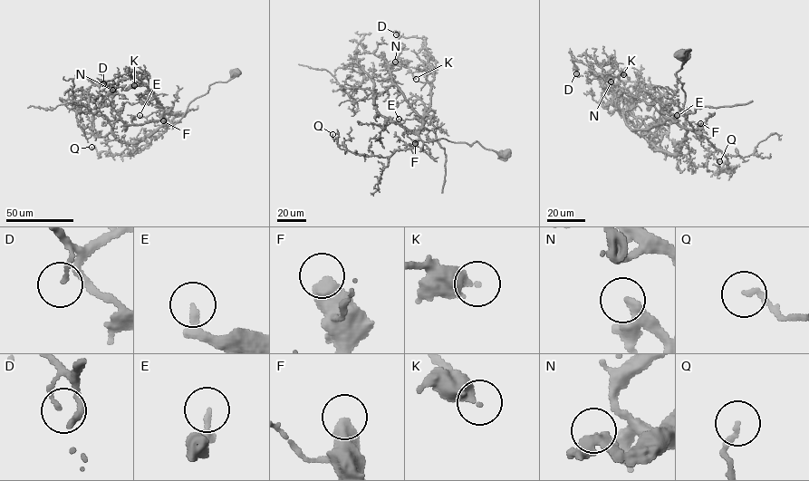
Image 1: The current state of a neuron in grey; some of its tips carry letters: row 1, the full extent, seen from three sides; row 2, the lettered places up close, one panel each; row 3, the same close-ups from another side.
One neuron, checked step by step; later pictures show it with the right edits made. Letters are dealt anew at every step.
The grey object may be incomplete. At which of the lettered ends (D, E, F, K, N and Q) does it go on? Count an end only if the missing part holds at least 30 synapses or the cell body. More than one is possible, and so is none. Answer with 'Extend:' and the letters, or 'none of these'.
Extend: none of these

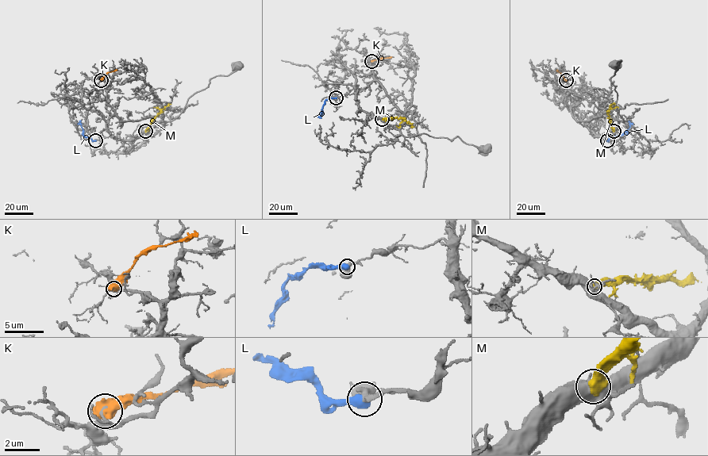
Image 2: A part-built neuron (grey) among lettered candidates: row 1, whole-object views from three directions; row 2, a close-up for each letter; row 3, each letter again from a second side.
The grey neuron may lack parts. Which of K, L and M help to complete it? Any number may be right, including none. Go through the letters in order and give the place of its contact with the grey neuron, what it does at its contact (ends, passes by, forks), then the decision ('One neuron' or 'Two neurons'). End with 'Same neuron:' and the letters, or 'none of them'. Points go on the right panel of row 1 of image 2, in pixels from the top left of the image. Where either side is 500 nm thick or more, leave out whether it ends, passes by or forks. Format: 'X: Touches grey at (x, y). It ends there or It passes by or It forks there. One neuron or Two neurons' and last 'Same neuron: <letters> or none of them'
K: Touches grey at (566, 80). Two neurons
L: Touches grey at (607, 140). Two neurons
M: Touches grey at (613, 131). Two neurons
Same neuron: none of them

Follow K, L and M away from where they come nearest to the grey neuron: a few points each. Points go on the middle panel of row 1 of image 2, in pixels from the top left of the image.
K: (371, 61), (392, 57)
L: (336, 97), (325, 101), (322, 115)
M: (382, 119), (404, 119), (399, 127), (396, 125)

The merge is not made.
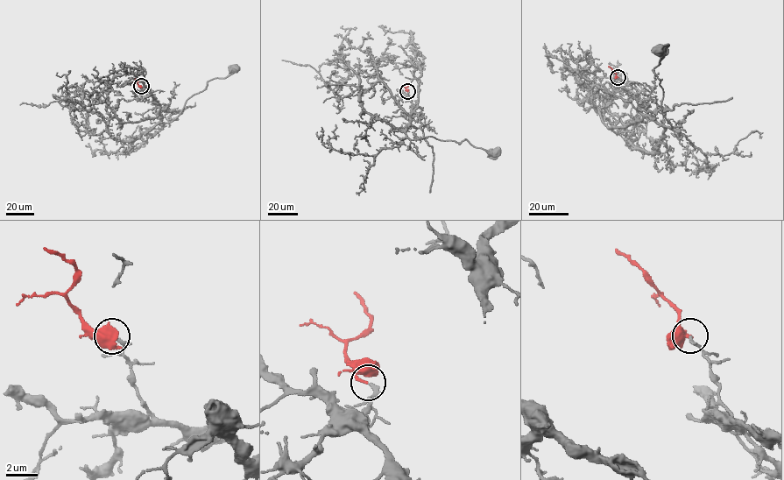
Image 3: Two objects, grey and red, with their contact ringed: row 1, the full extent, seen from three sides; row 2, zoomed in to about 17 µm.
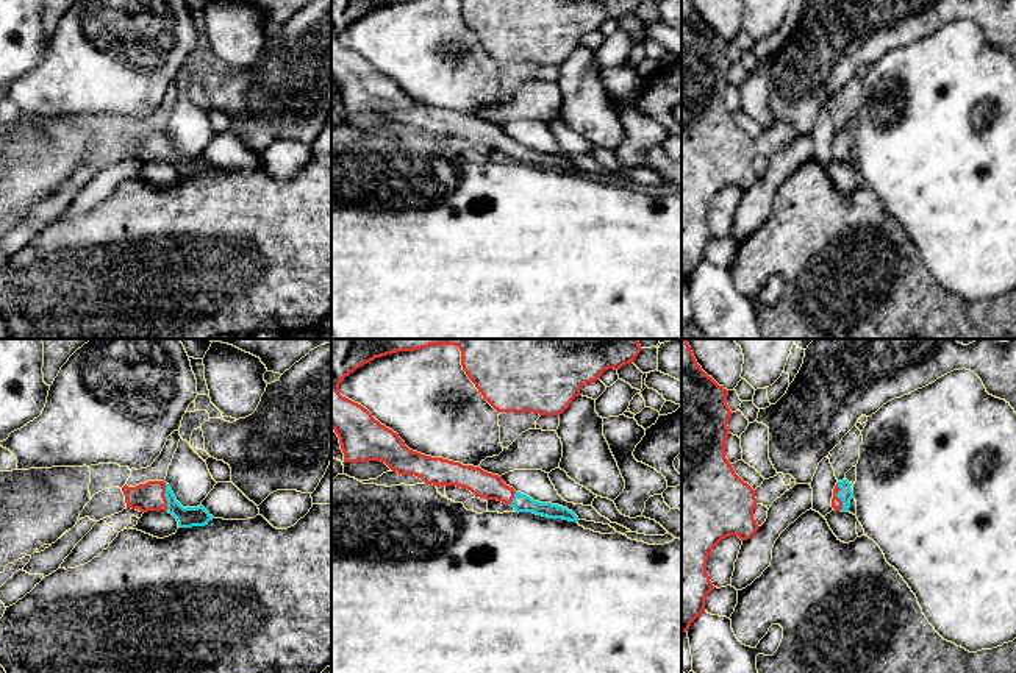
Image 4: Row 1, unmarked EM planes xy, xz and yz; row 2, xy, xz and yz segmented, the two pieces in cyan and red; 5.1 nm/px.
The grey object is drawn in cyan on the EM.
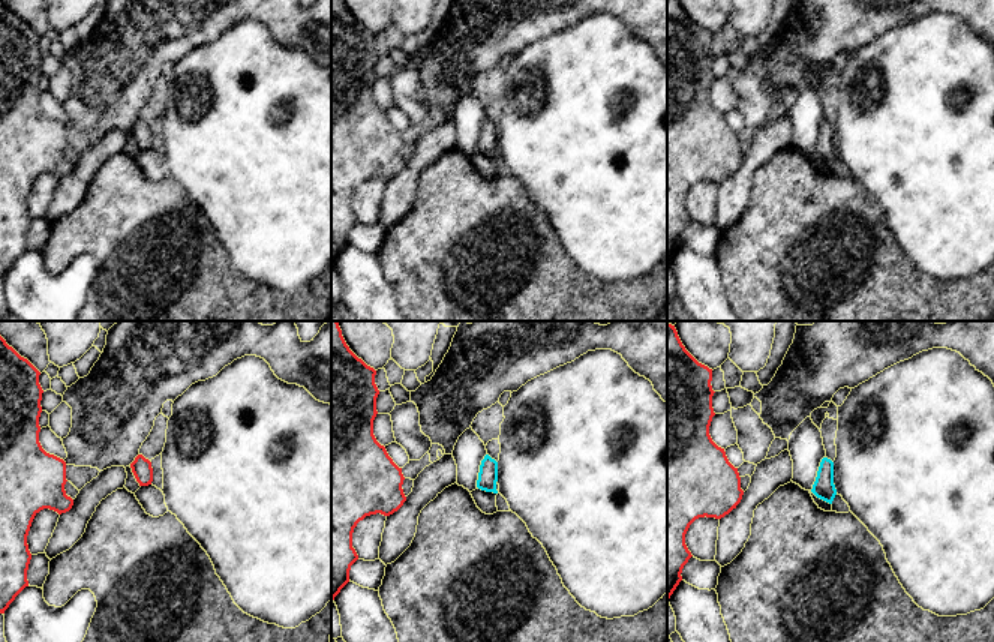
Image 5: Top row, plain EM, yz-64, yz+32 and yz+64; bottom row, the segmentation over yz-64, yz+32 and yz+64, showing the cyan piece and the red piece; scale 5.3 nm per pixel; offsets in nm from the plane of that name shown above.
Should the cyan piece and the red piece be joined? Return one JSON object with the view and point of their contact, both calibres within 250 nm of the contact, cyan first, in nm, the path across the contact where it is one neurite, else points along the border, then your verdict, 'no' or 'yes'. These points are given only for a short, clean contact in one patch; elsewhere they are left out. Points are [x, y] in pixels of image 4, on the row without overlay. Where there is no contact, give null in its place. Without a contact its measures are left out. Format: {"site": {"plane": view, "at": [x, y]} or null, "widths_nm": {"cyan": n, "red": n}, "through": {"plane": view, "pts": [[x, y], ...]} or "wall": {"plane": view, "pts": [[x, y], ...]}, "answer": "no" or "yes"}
{"site": {"plane": "yz", "at": [837, 145]}, "widths_nm": {"cyan": 70, "red": 60}, "through": {"plane": "yz", "pts": [[846, 144], [837, 145], [837, 153]]}, "answer": "yes"}

